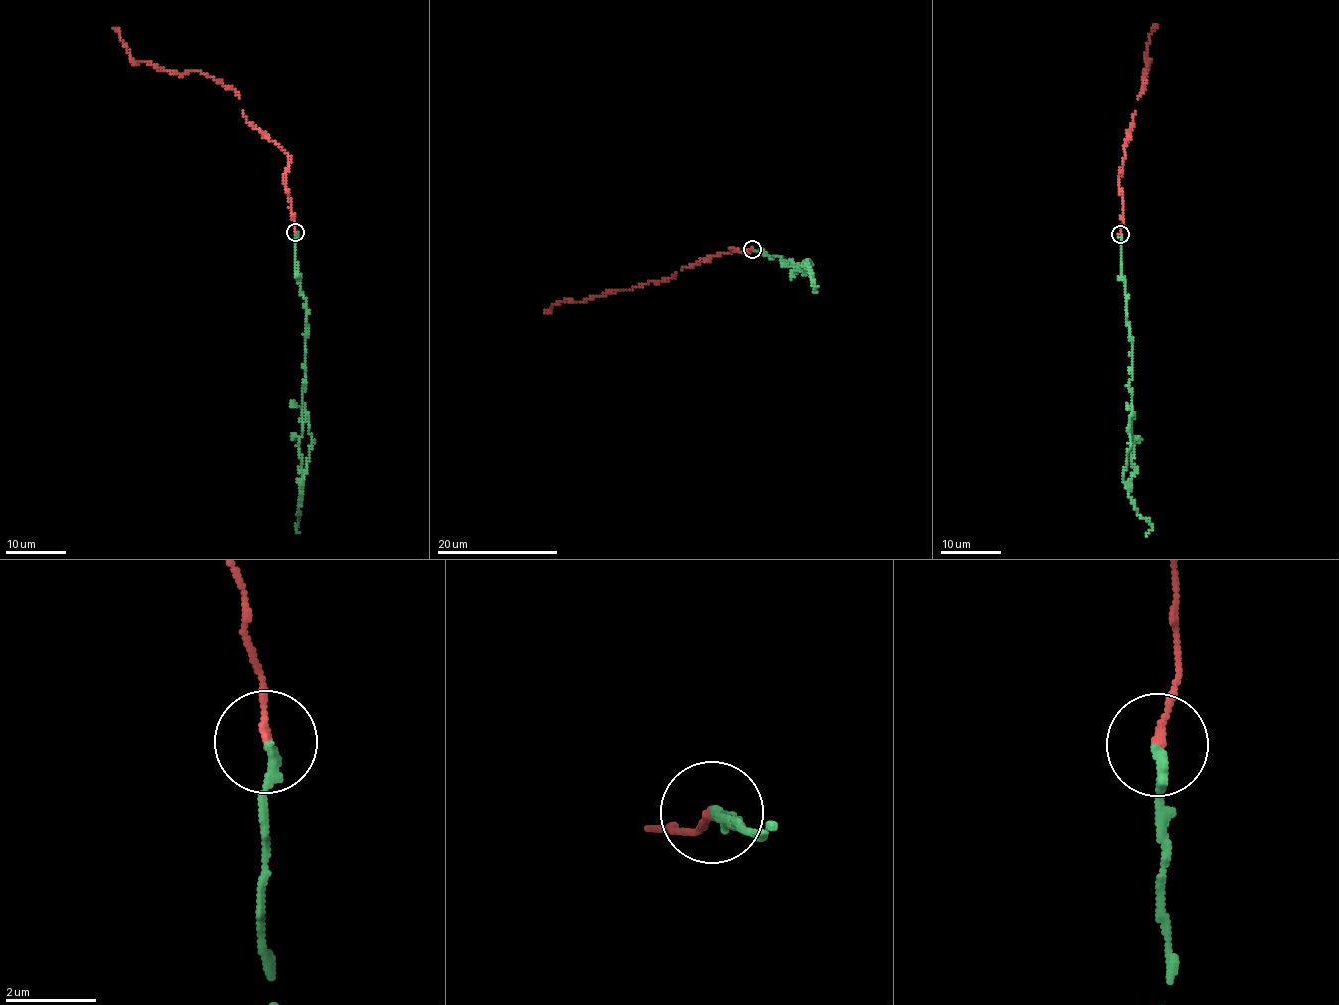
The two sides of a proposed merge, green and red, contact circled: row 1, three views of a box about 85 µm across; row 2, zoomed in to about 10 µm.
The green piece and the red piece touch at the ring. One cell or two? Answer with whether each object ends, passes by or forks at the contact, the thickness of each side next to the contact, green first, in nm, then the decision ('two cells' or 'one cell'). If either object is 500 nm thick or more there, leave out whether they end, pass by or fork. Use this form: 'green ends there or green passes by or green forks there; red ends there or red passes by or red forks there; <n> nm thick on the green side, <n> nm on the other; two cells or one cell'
green ends there; red ends there; 240 nm thick on the green side, 170 nm on the other; one cell

